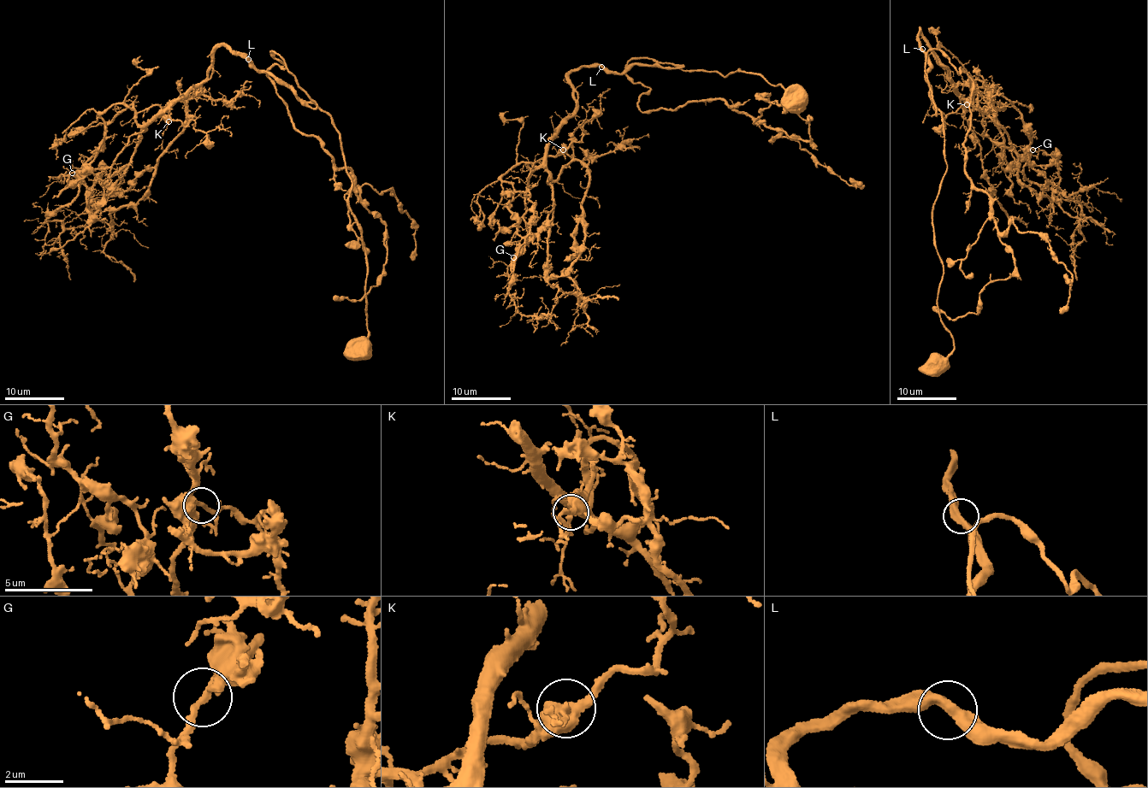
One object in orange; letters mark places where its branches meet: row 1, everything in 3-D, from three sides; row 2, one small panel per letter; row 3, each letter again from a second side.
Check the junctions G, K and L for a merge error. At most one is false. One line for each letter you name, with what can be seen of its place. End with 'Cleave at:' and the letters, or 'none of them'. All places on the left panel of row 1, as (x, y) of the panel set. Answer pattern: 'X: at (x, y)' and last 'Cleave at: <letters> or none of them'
Cleave at: none of them

